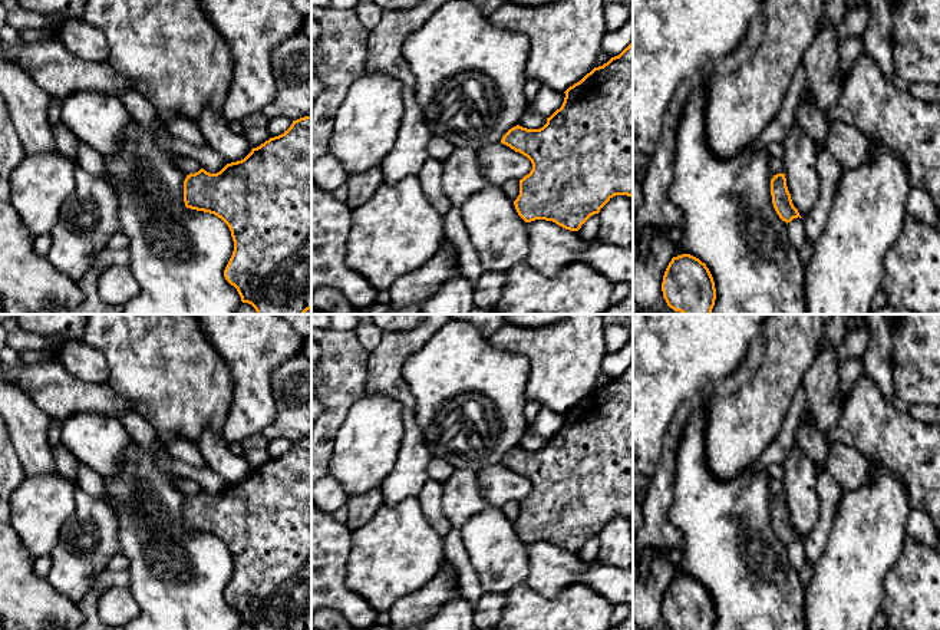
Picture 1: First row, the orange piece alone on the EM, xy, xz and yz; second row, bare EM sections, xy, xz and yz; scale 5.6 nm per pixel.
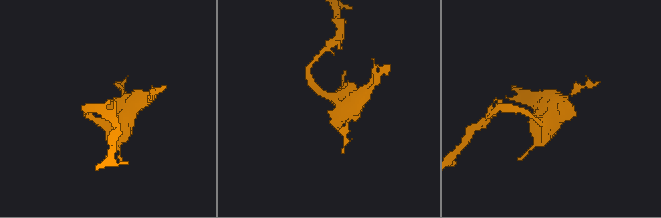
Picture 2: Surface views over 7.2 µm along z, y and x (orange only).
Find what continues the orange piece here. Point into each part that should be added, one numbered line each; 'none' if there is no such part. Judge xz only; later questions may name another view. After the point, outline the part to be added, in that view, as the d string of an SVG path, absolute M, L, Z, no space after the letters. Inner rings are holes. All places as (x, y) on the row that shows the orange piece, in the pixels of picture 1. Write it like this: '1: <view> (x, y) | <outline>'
none

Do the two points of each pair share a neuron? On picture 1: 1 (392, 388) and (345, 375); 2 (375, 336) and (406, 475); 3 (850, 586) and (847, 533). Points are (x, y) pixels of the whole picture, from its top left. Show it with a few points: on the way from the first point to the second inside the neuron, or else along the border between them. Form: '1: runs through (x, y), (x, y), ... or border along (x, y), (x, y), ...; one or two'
1: border along (370, 352), (366, 360), (365, 392); two
2: border along (383, 332), (379, 343), (370, 352); two
3: runs through (850, 573), (850, 546); one

